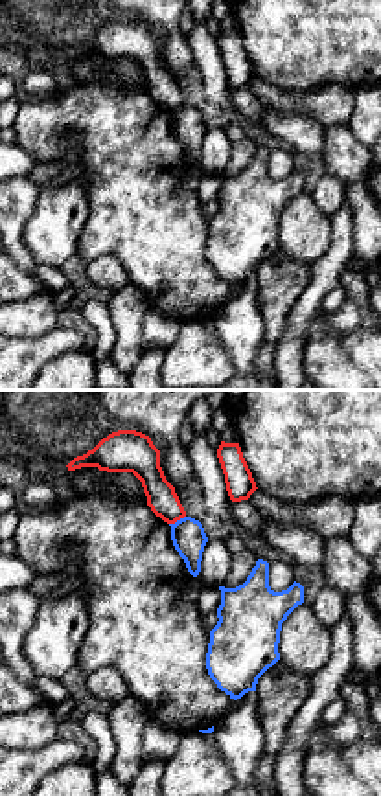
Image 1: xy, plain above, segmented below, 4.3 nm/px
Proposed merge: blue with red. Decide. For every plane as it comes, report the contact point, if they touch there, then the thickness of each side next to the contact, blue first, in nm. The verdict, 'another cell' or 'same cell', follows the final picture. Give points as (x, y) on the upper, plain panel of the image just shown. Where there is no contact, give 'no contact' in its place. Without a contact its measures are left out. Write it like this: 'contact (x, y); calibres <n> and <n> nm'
contact (177, 109); calibres 150 and 130 nm

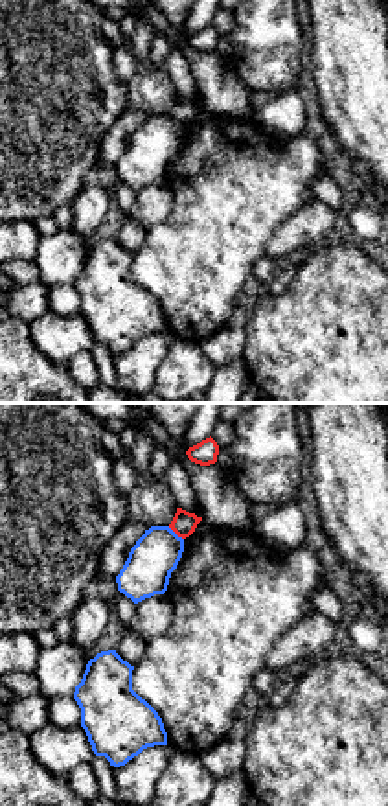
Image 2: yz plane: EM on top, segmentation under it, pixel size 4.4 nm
contact (173, 120); calibres 200 and 110 nm

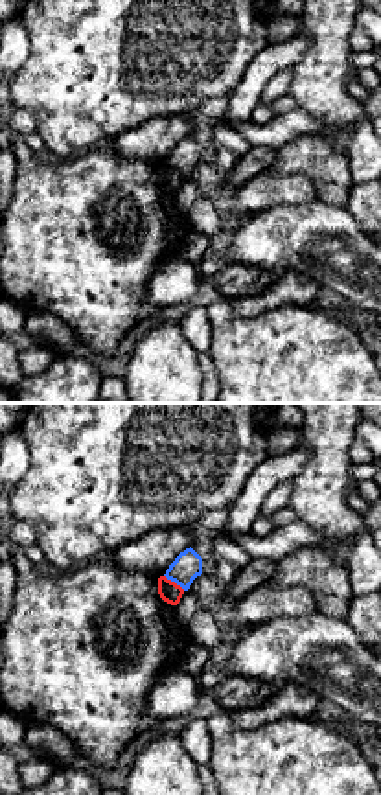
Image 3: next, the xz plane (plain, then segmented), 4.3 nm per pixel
contact (175, 170); calibres 120 and 90 nm

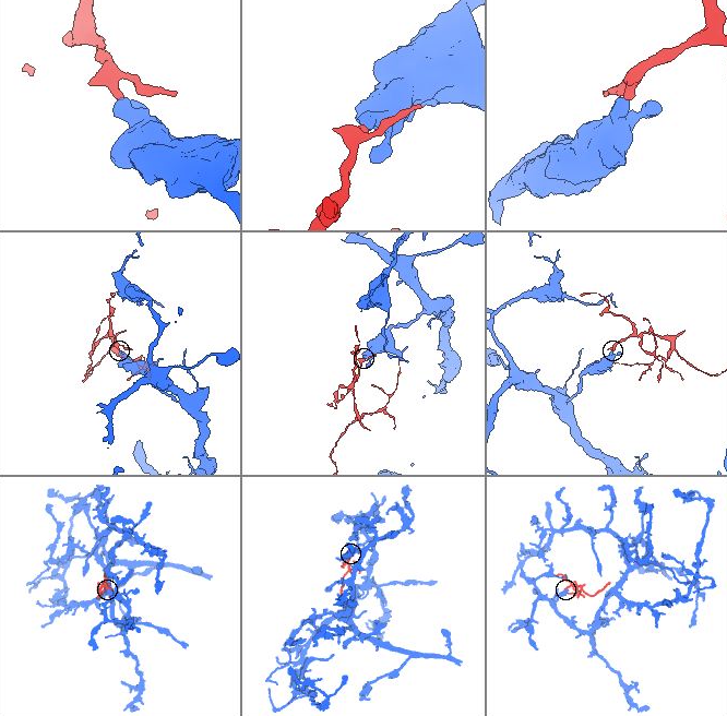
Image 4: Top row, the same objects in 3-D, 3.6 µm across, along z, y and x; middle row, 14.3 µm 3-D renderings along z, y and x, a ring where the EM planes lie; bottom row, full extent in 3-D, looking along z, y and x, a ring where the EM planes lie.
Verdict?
another cell

